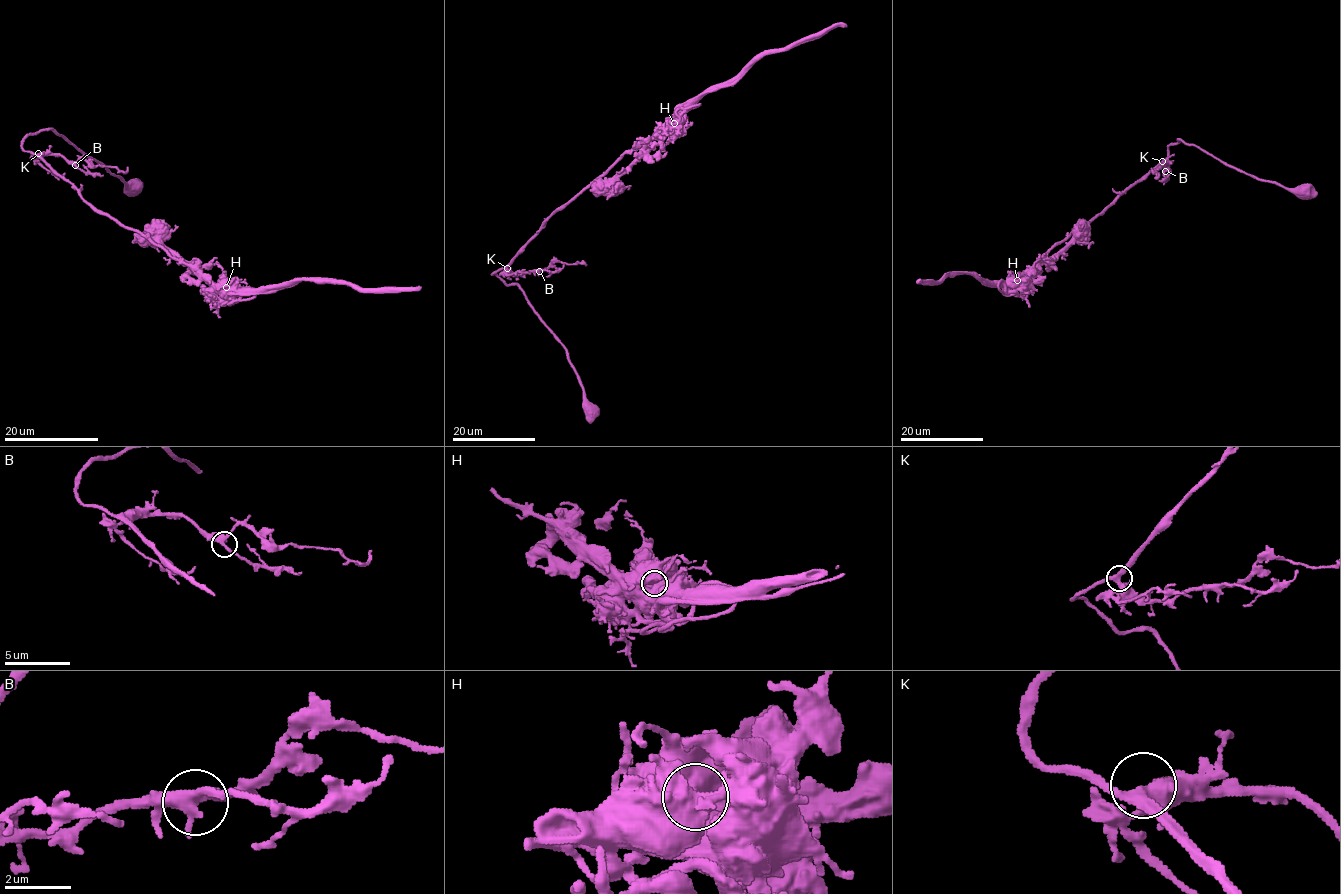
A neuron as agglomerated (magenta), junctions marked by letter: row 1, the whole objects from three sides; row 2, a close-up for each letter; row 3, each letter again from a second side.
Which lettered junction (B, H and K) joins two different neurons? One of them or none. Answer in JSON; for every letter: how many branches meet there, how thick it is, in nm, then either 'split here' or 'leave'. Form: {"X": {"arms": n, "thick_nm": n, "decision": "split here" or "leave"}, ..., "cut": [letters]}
{"B": {"arms": 3, "thick_nm": 360, "decision": "leave"}, "H": {"arms": 1, "thick_nm": 1150, "decision": "split here"}, "K": {"arms": 3, "thick_nm": 360, "decision": "leave"}, "cut": ["H"]}

